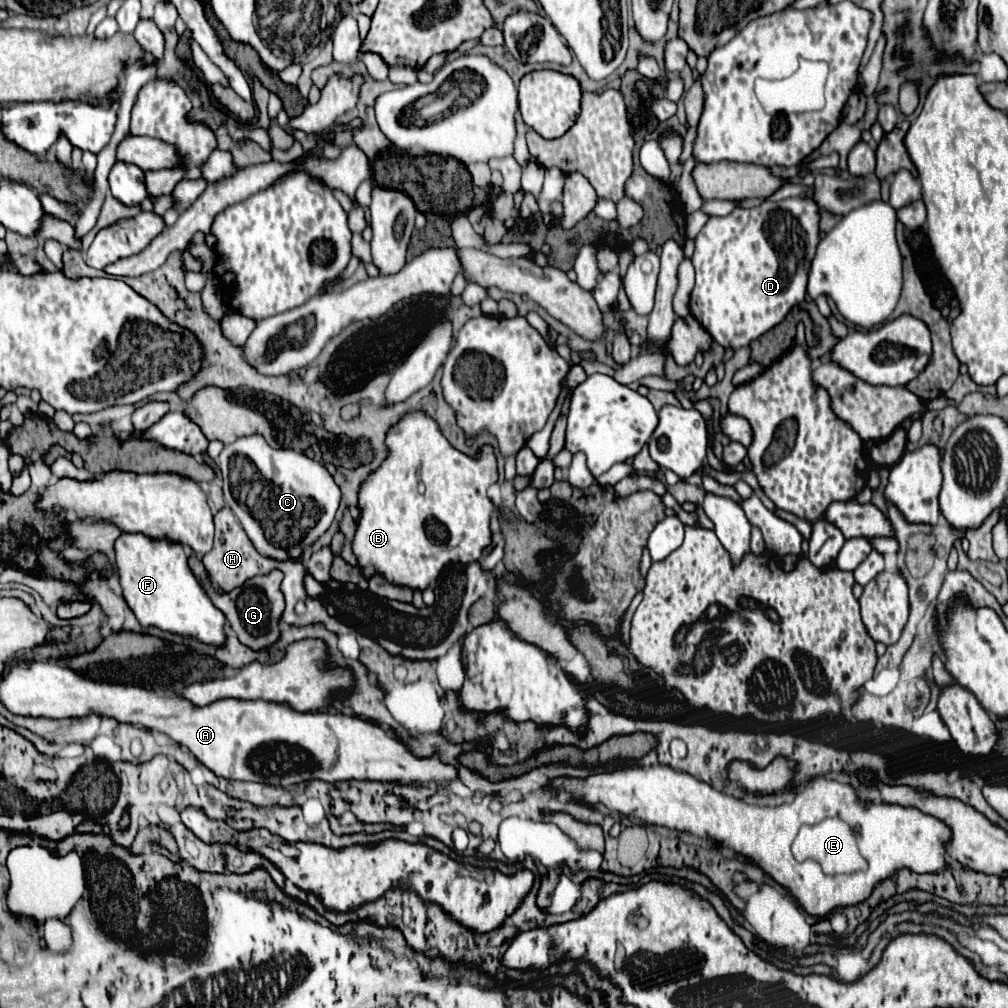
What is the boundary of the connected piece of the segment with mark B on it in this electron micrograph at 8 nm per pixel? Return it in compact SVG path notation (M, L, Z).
M424 412L404 416L400 424L388 432L386 444L390 456L374 474L370 474L358 494L362 520L354 536L354 554L366 578L372 574L382 574L392 584L424 590L446 564L468 564L472 560L480 560L482 548L490 544L488 524L494 504L486 496L486 488L498 478L496 458L490 446L482 448L482 456L478 460L458 452L440 434L438 424L424 416Z

